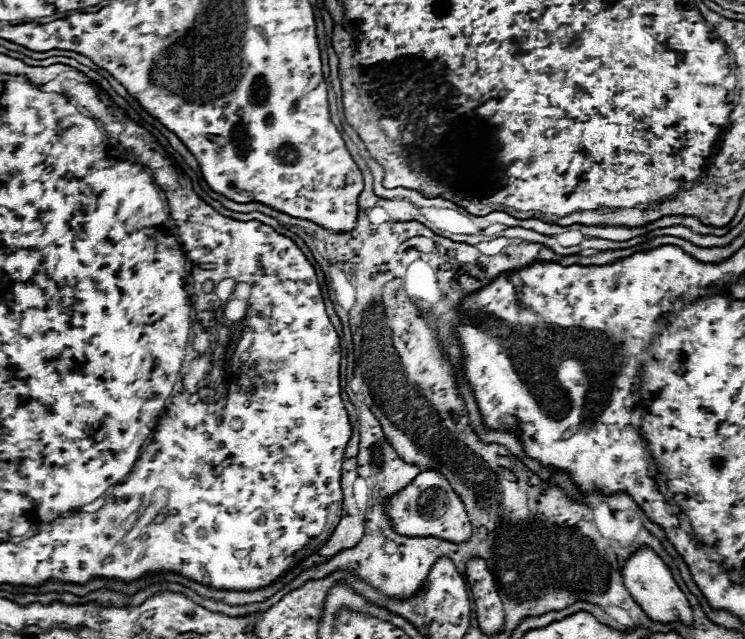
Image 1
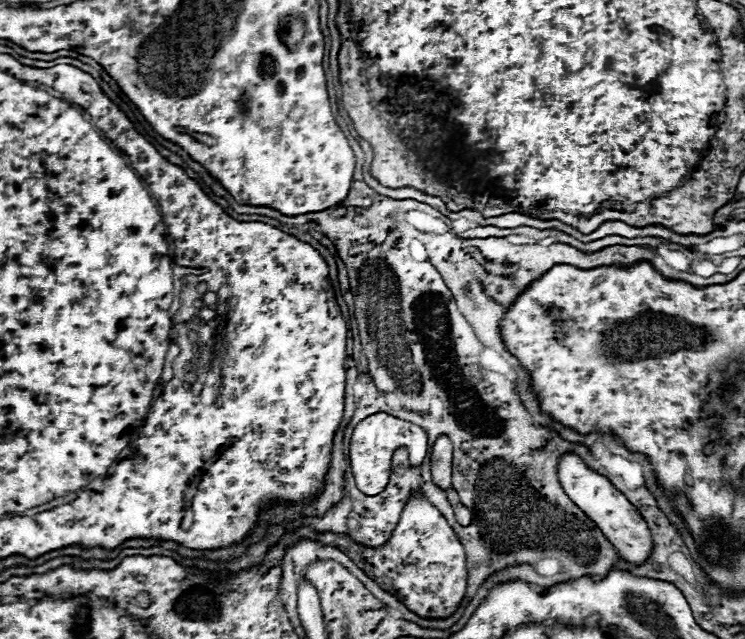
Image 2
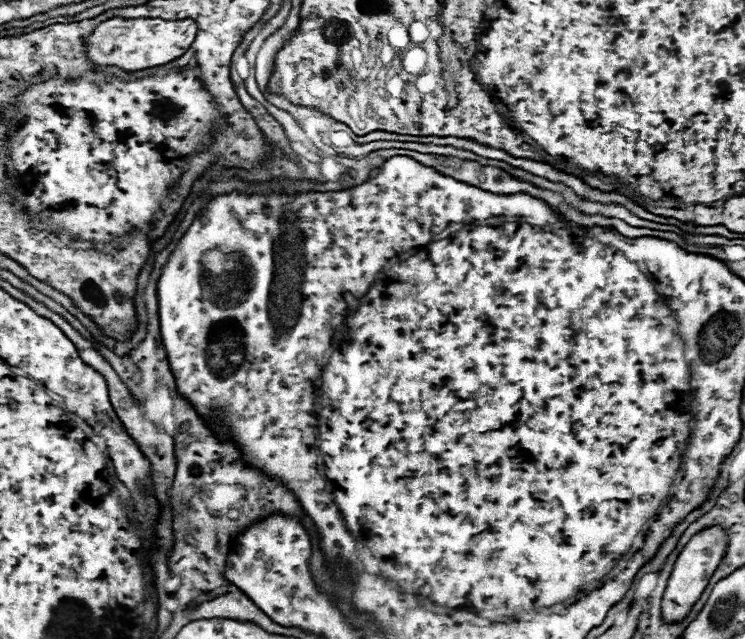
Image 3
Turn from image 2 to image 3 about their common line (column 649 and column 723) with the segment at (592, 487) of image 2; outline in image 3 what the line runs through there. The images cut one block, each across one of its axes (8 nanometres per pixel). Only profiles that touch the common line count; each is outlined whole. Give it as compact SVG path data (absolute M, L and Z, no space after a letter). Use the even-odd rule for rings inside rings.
M722 526L704 528L702 532L698 532L690 538L690 542L680 552L680 556L674 564L674 570L670 574L670 580L668 580L668 586L666 586L666 592L664 592L662 612L664 612L666 622L682 620L688 614L688 608L692 608L692 604L700 598L700 594L708 586L708 582L710 582L712 574L716 572L718 564L722 562L726 550L728 550L728 534L724 532Z

